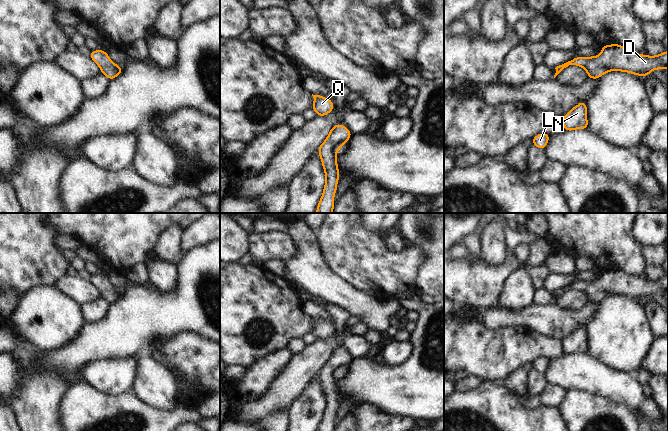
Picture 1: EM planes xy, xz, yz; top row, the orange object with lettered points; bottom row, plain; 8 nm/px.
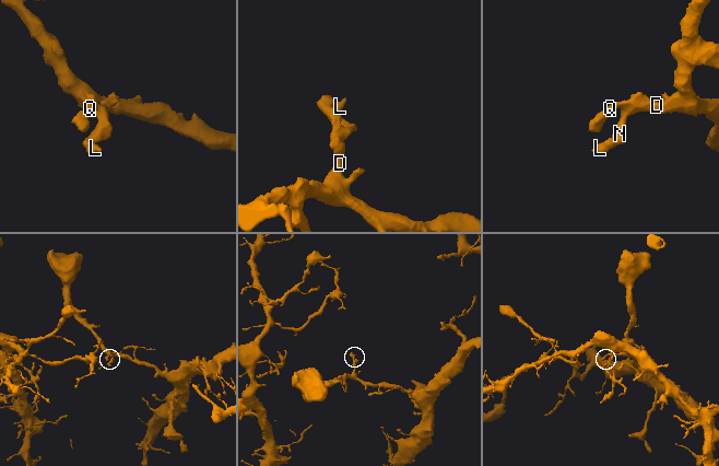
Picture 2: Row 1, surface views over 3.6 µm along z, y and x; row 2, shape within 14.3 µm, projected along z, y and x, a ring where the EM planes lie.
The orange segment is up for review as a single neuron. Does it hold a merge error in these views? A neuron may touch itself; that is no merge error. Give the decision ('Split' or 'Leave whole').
Leave whole.

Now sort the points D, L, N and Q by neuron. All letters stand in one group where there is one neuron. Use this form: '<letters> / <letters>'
D L N Q

